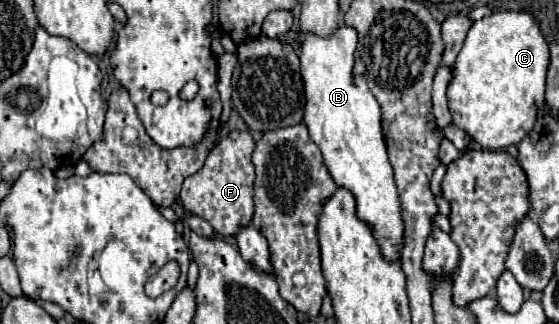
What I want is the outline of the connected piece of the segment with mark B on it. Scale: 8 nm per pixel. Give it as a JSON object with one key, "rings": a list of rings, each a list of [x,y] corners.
{"rings":[[[339,21],[337,29],[329,37],[319,37],[315,33],[305,33],[301,43],[301,75],[305,85],[305,115],[303,123],[309,129],[309,137],[319,145],[325,165],[339,187],[349,189],[357,199],[357,215],[365,223],[373,227],[373,233],[381,245],[381,253],[385,259],[397,259],[403,247],[403,219],[399,209],[399,195],[393,181],[393,167],[389,163],[385,151],[385,139],[381,129],[381,107],[371,95],[365,77],[353,75],[355,63],[355,49],[357,49],[357,31]]]}

